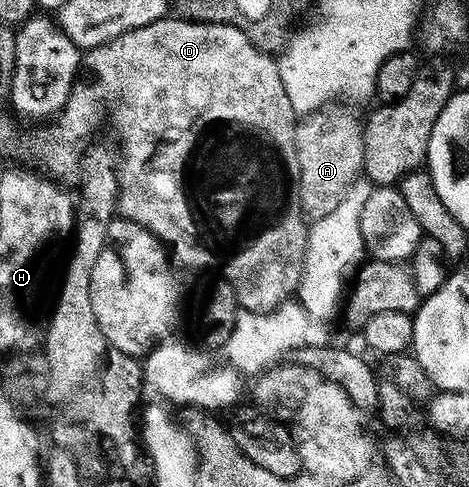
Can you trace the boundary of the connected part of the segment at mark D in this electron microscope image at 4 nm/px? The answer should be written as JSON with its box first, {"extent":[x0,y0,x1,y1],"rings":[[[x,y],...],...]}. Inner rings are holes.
{"extent":[30,18,308,312],"rings":[[[165,18],[152,22],[138,29],[132,29],[114,37],[112,41],[98,45],[85,51],[82,56],[82,71],[78,79],[72,83],[72,89],[64,109],[49,123],[44,126],[44,136],[40,136],[40,144],[44,148],[30,148],[34,159],[40,162],[51,179],[57,182],[65,182],[72,175],[79,173],[82,168],[82,157],[86,151],[88,139],[100,128],[100,123],[107,118],[108,112],[112,115],[112,124],[120,131],[120,140],[124,143],[124,149],[119,149],[118,179],[120,191],[118,193],[118,212],[123,219],[133,220],[146,230],[150,230],[159,239],[161,244],[170,249],[170,256],[177,265],[184,268],[216,268],[220,260],[212,248],[207,248],[200,241],[200,232],[224,232],[228,228],[228,212],[265,212],[272,216],[272,225],[261,234],[257,240],[249,242],[245,248],[237,250],[233,256],[224,260],[223,279],[231,284],[236,291],[236,299],[239,300],[241,309],[249,312],[275,312],[277,308],[284,307],[297,295],[300,281],[303,278],[304,259],[308,254],[308,230],[303,211],[300,209],[299,168],[298,154],[295,153],[295,130],[298,123],[298,114],[294,106],[290,106],[290,94],[286,94],[286,86],[283,85],[280,65],[275,59],[272,60],[251,40],[249,33],[239,24],[211,24],[205,20],[186,20],[183,18]],[[203,136],[212,137],[208,140],[208,148],[204,148]]]}

